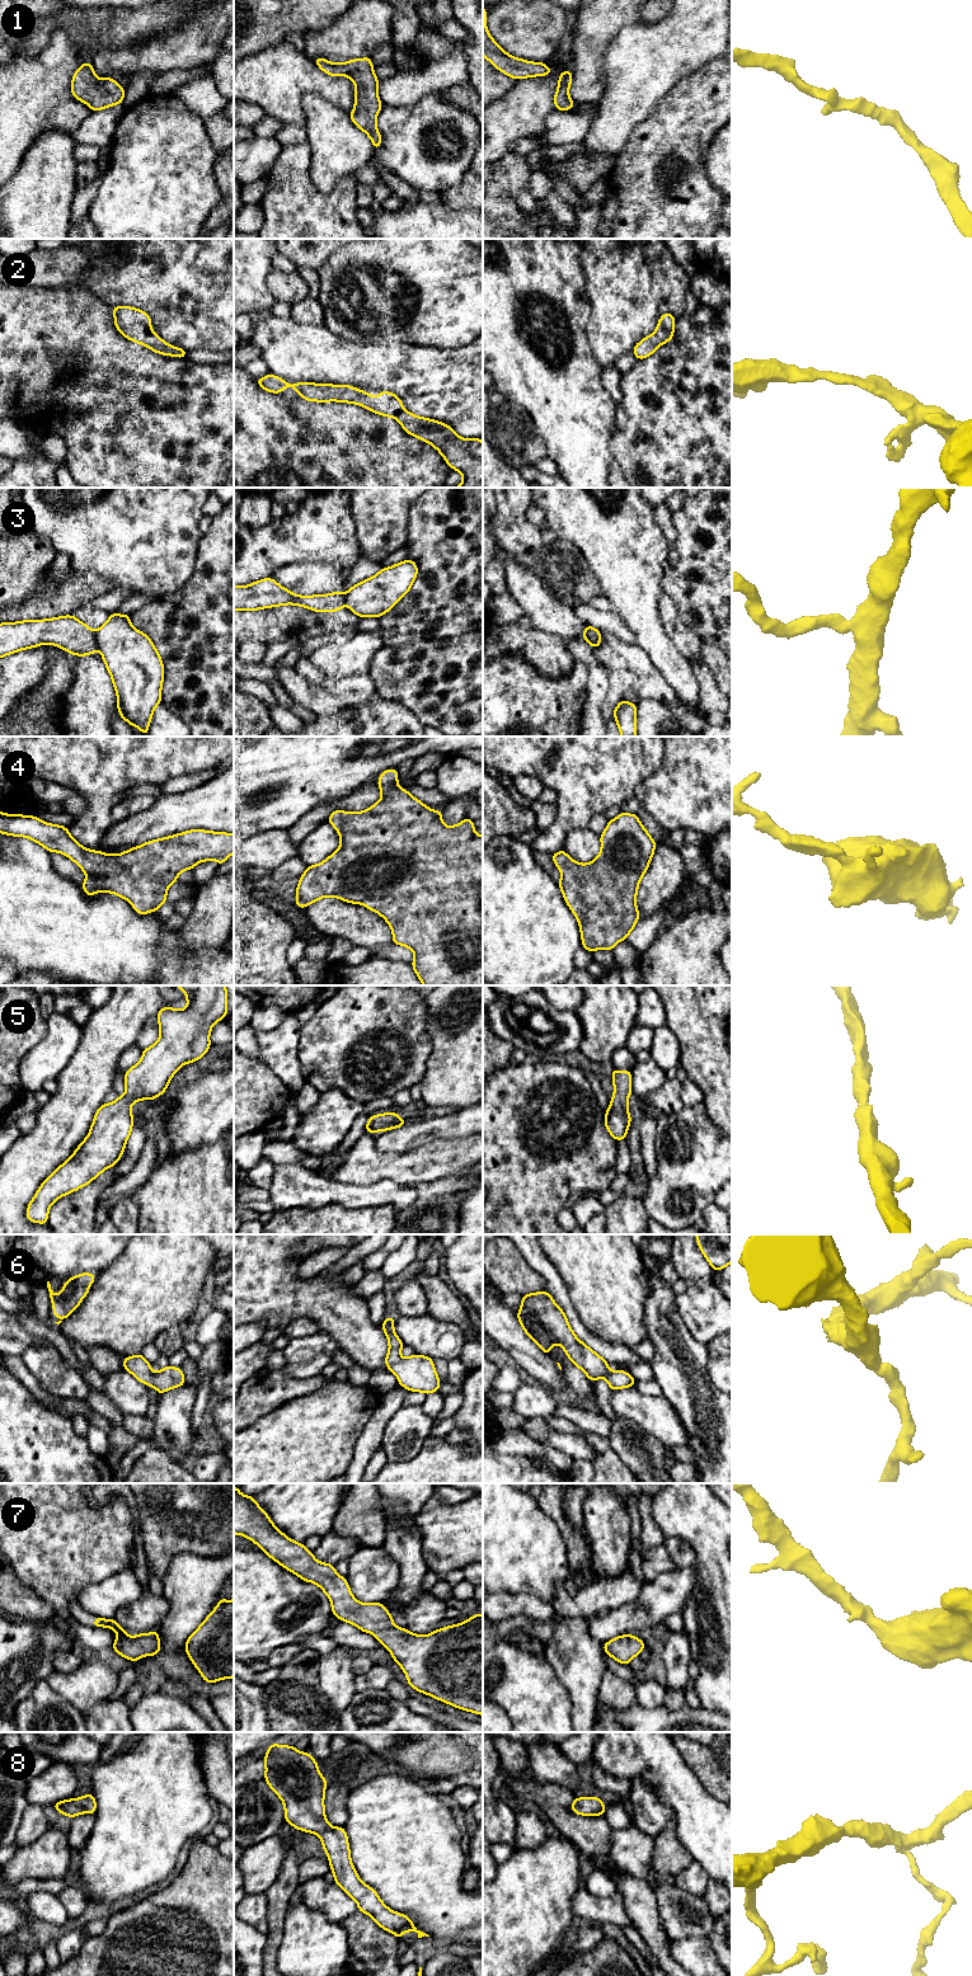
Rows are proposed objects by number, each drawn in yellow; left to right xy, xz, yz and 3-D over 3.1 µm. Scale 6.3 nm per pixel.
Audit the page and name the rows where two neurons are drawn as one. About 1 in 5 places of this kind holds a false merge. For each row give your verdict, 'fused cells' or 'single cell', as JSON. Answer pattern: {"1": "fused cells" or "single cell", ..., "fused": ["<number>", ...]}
{"1": "single cell", "2": "single cell", "3": "fused cells", "4": "single cell", "5": "single cell", "6": "single cell", "7": "single cell", "8": "single cell", "fused": ["3"]}

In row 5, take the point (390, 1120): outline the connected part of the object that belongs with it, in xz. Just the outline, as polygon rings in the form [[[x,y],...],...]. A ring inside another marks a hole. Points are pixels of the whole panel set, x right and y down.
[[[394,1111],[380,1115],[371,1115],[370,1120],[366,1121],[366,1132],[368,1134],[374,1132],[379,1133],[381,1130],[388,1132],[390,1129],[400,1128],[407,1123],[408,1121],[398,1116]]]

